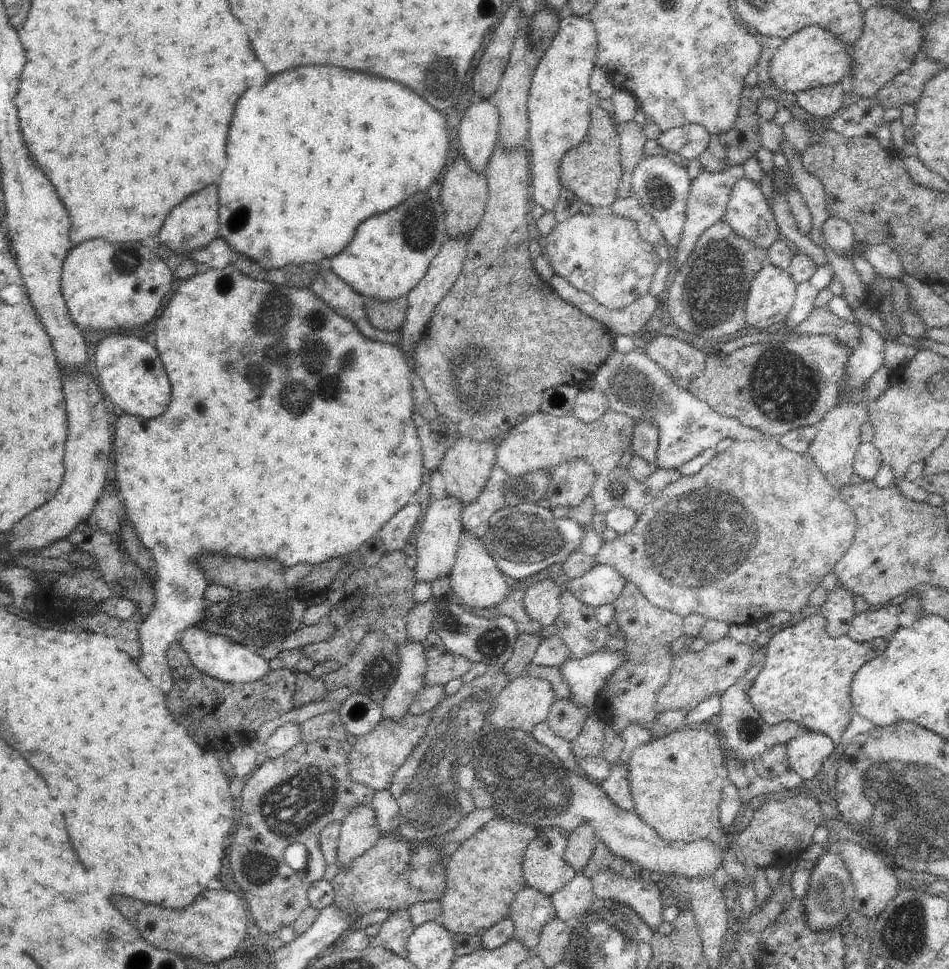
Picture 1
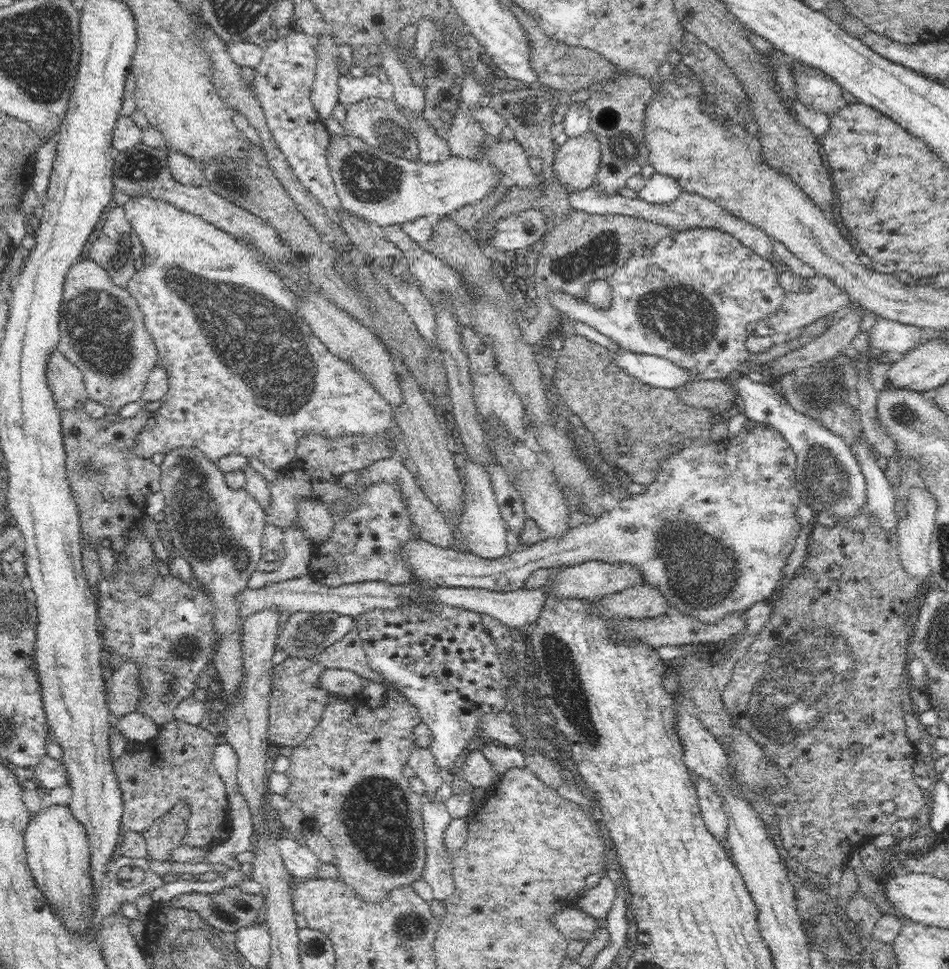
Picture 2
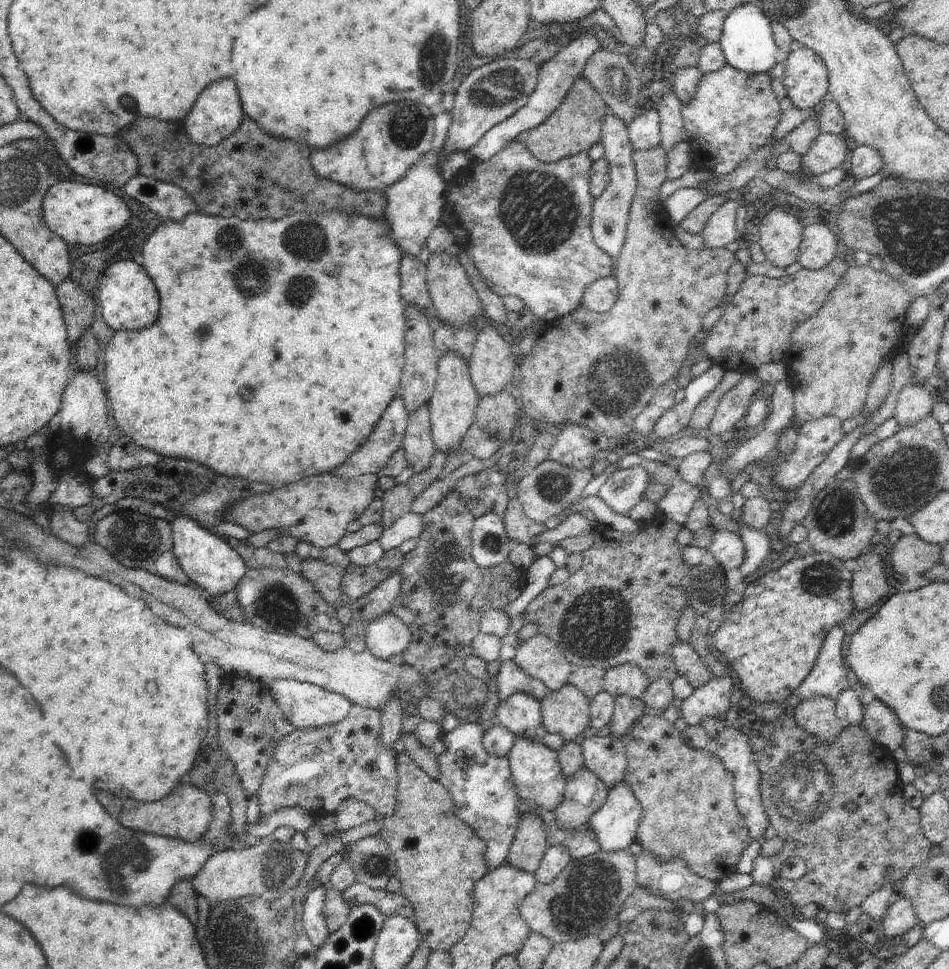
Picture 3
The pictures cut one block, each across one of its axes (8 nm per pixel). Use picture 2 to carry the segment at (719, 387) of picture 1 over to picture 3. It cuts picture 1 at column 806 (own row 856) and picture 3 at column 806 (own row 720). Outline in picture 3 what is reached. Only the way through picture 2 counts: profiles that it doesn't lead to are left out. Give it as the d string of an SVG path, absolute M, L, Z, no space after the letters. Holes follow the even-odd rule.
M870 265L849 267L815 314L791 330L789 350L794 350L796 356L786 371L794 391L796 418L807 422L834 415L843 421L860 416L879 366L884 360L896 358L906 348L905 316L914 300L916 298L888 269L876 271Z

